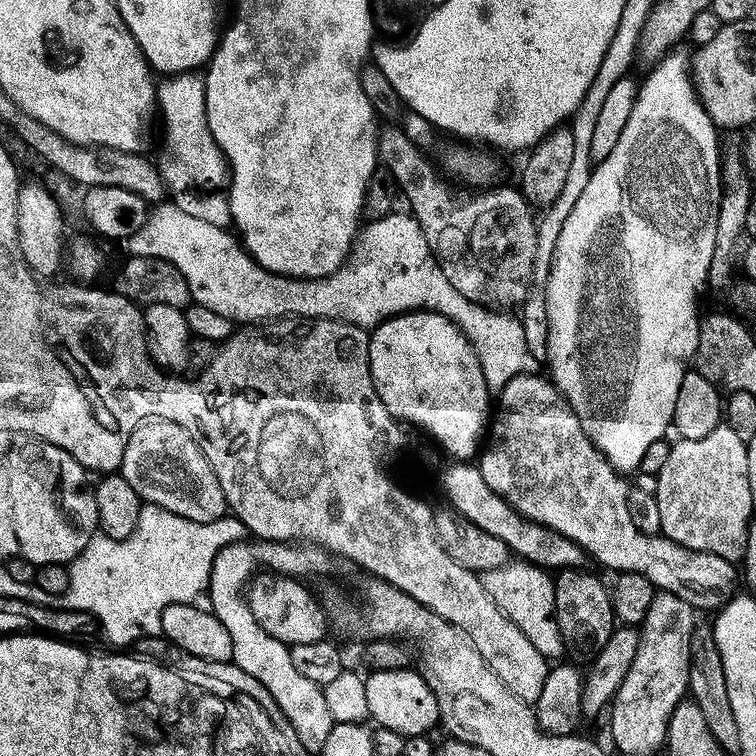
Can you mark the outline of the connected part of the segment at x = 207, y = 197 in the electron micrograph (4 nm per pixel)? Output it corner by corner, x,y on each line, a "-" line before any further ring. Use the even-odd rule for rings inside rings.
195,71
175,73
161,79
156,90
157,111
162,118
162,148
154,155
154,163
163,179
165,189
172,195
172,202
186,214
212,223
219,228
229,229
232,224
228,195
225,192
228,181
227,160
210,132
206,118
205,84
203,77

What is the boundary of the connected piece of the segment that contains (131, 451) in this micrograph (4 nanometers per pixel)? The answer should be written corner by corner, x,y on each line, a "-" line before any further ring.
161,416
145,418
136,425
134,434
130,434
130,442
126,442
119,475
124,476
126,482
134,486
134,490
138,490
144,504
162,506
162,510
170,510
170,514
178,514
182,518
190,518
190,522
214,522
228,512
228,503
222,494
218,474
214,474
206,454
198,446
190,430

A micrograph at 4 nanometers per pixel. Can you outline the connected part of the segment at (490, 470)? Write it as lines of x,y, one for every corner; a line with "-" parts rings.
536,375
515,376
498,389
500,397
494,400
490,431
478,456
478,467
482,478
486,478
486,486
490,486
490,490
502,497
519,516
570,538
570,542
587,552
593,561
597,560
604,568
613,568
613,573
642,574
642,578
650,578
656,589
682,598
682,602
694,610
723,608
737,591
737,565
716,554
692,552
662,534
638,530
628,513
629,481
624,481
627,479
596,449
594,442
590,442
586,430
582,430
582,422
551,379
547,375

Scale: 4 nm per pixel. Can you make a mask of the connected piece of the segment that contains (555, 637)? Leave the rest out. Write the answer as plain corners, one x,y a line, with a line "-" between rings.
509,562
483,573
482,579
486,594
490,594
498,610
502,610
502,614
506,614
506,618
510,618
510,622
514,622
514,626
518,626
518,630
534,642
534,650
538,650
538,654
552,662
559,661
565,655
562,634
555,618
553,577
545,569
527,562

